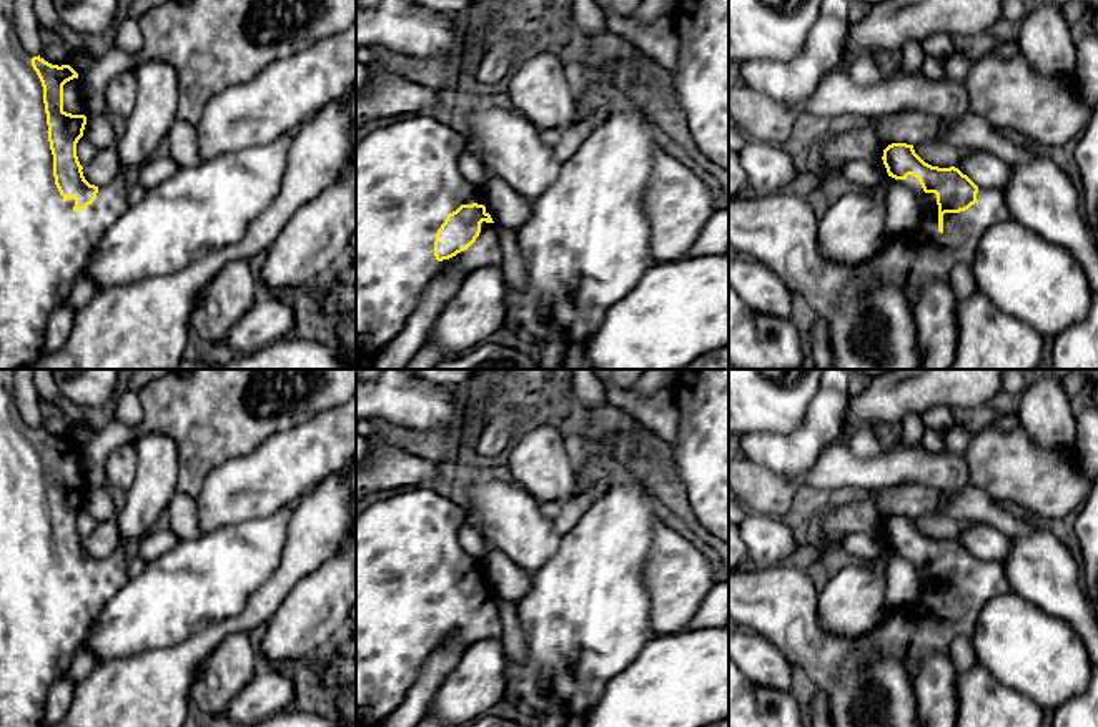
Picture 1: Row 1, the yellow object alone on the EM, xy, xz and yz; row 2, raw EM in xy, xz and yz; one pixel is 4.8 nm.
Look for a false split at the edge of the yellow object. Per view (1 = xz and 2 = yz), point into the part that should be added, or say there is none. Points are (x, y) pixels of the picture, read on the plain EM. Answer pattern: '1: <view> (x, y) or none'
1: xz (408, 554)
2: yz (924, 628)

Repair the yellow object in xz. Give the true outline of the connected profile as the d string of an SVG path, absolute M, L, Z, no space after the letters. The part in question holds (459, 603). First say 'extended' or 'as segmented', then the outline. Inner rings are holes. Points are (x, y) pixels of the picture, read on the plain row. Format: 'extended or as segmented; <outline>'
extended; M421 487L378 501L356 517L356 727L378 727L393 714L428 657L449 634L456 634L464 645L501 639L502 624L486 564L458 541L464 521L467 512L462 507Z

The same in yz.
extended; M892 516L878 524L888 549L910 561L918 577L918 594L910 606L887 609L883 619L862 637L862 644L873 645L883 654L898 659L915 685L920 660L925 655L948 655L955 637L973 636L977 619L983 606L995 596L1011 591L1010 581L1000 562L978 561L958 541L938 541L925 536L913 517Z

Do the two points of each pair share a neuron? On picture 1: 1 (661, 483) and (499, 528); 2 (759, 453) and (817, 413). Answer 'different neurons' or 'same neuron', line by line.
1: different neurons
2: same neuron

